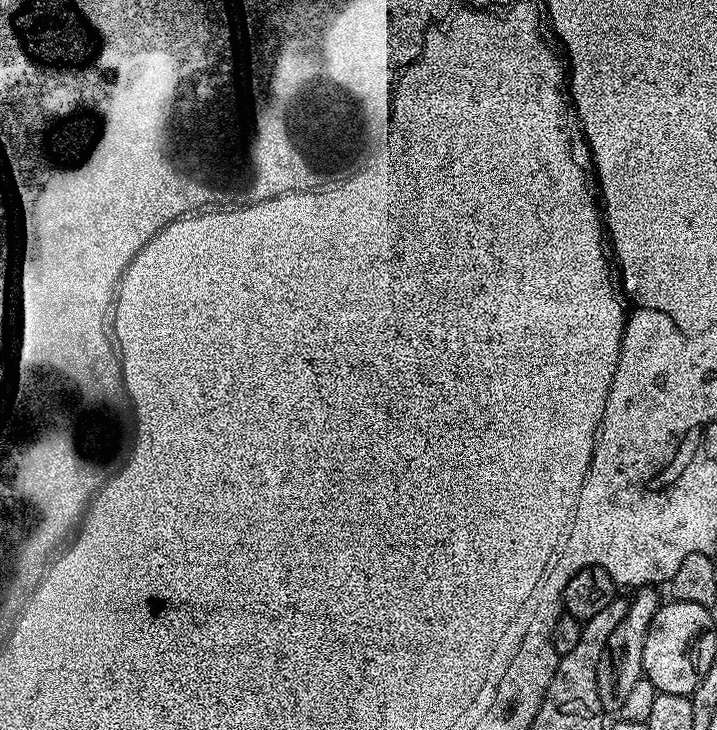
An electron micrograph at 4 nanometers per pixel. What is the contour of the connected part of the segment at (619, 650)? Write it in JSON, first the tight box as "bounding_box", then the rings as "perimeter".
{"bounding_box":[598,587,662,714],"perimeter":[[[641,587],[635,593],[637,596],[631,597],[629,601],[626,618],[622,618],[622,622],[618,622],[618,627],[614,629],[614,634],[610,634],[606,659],[598,670],[598,698],[605,713],[618,714],[622,710],[622,702],[626,702],[630,689],[634,687],[634,682],[638,682],[644,676],[642,650],[646,646],[650,622],[662,603],[662,597],[656,592],[659,591],[655,587]]]}

